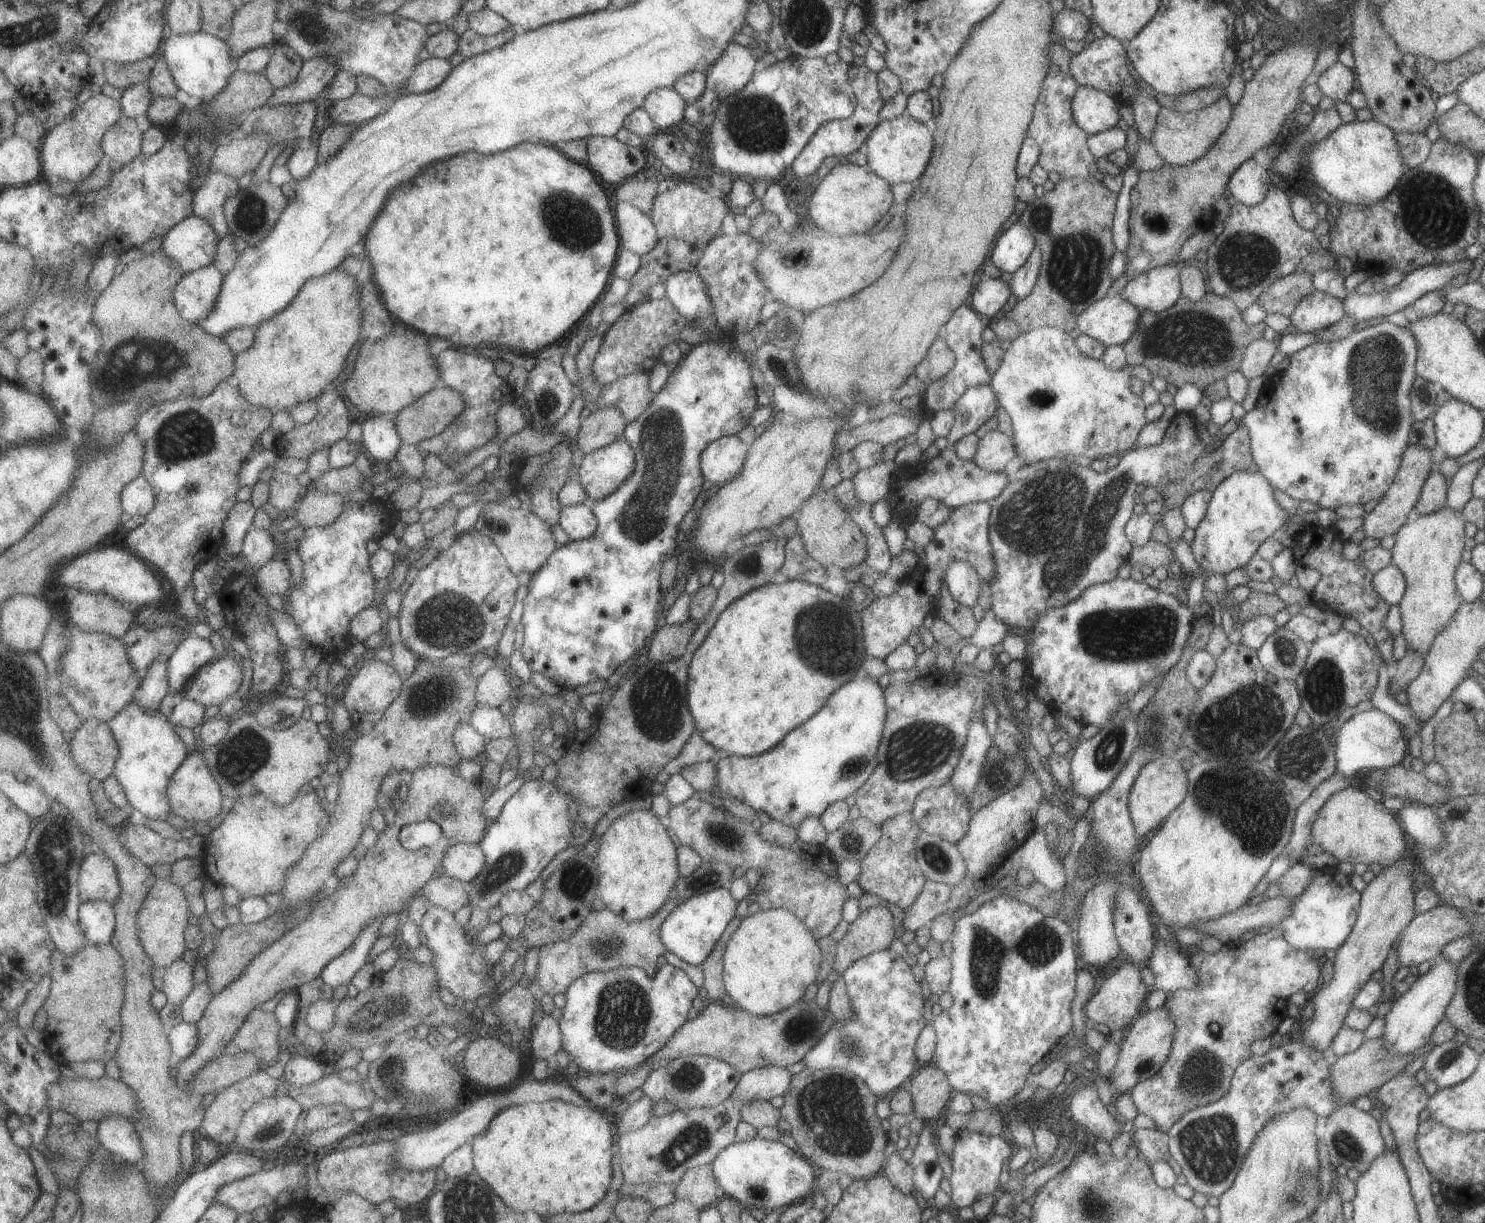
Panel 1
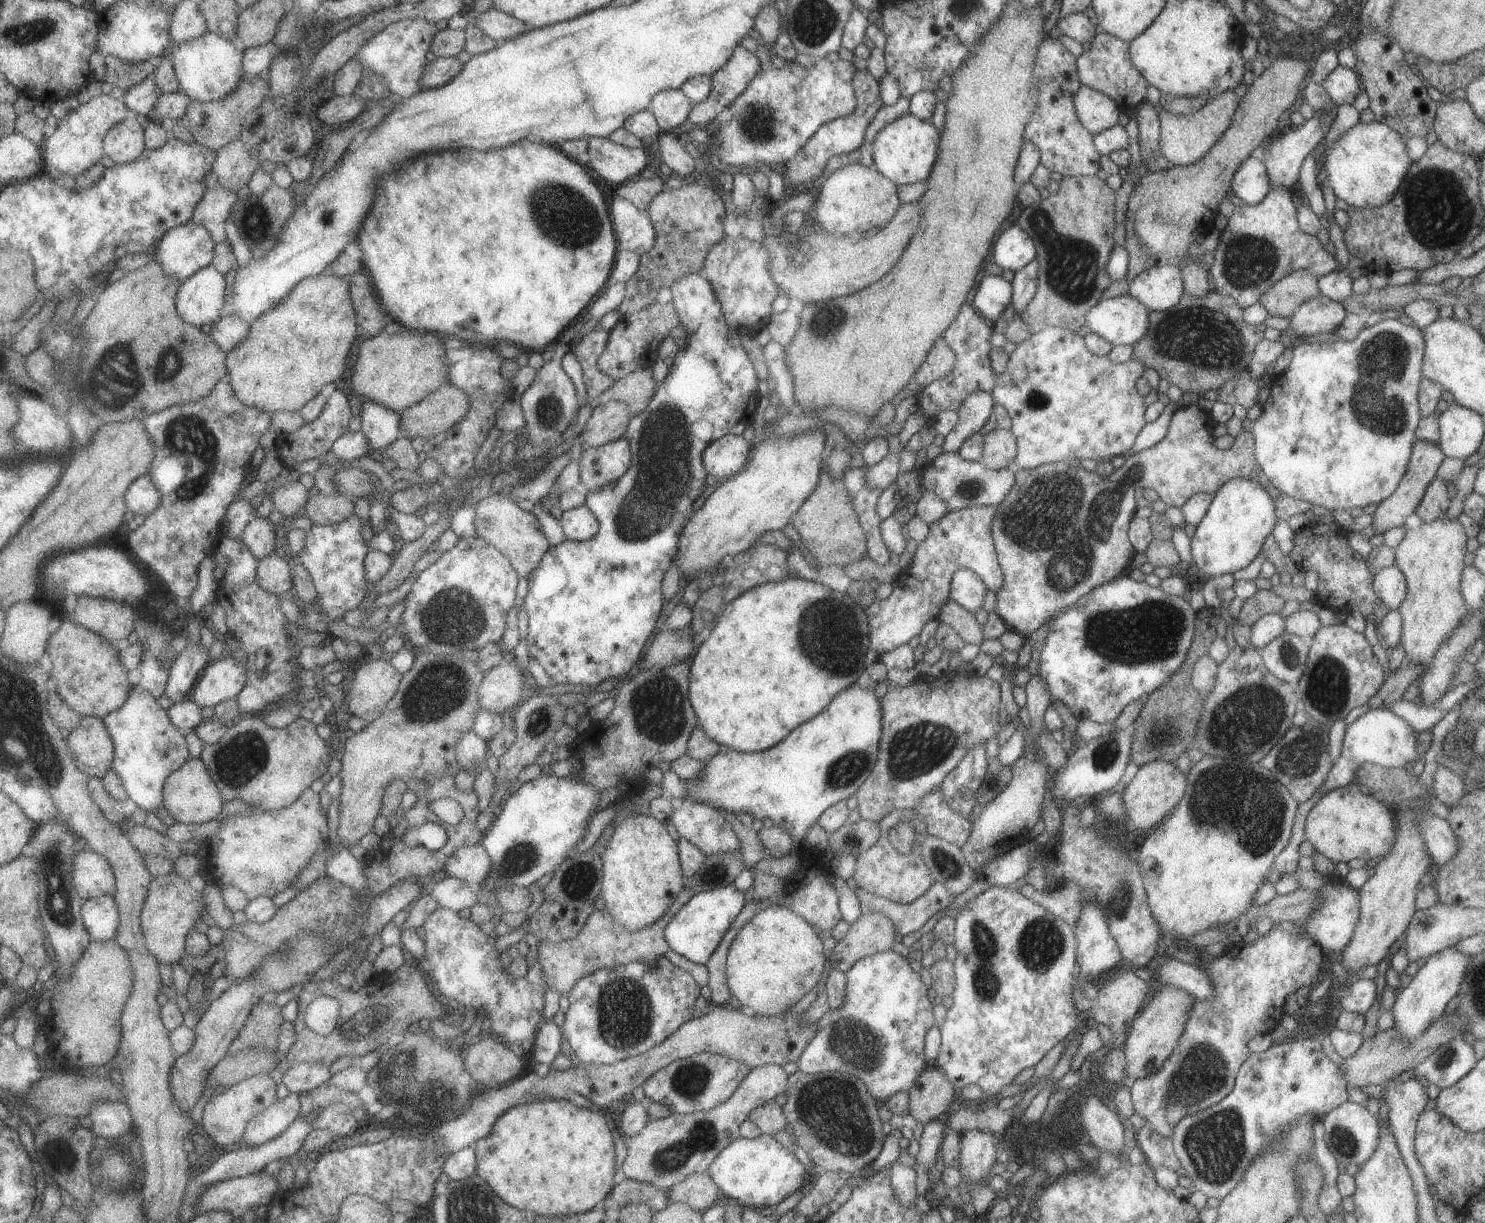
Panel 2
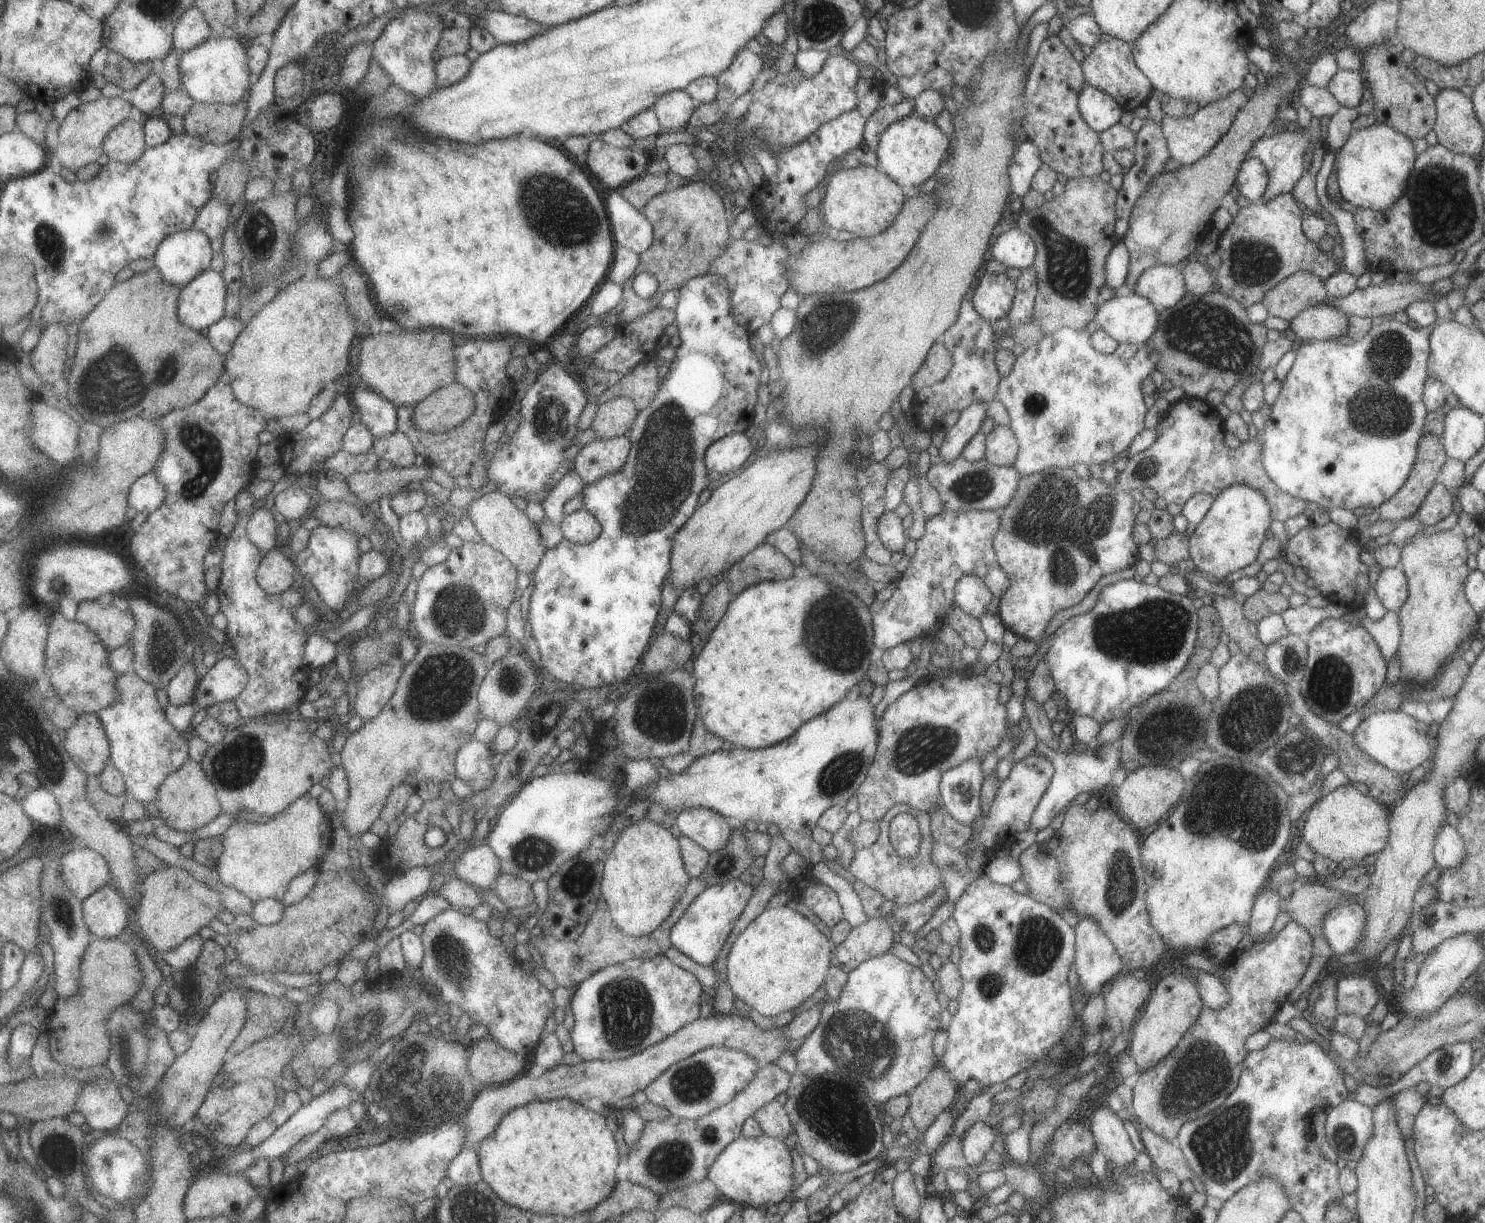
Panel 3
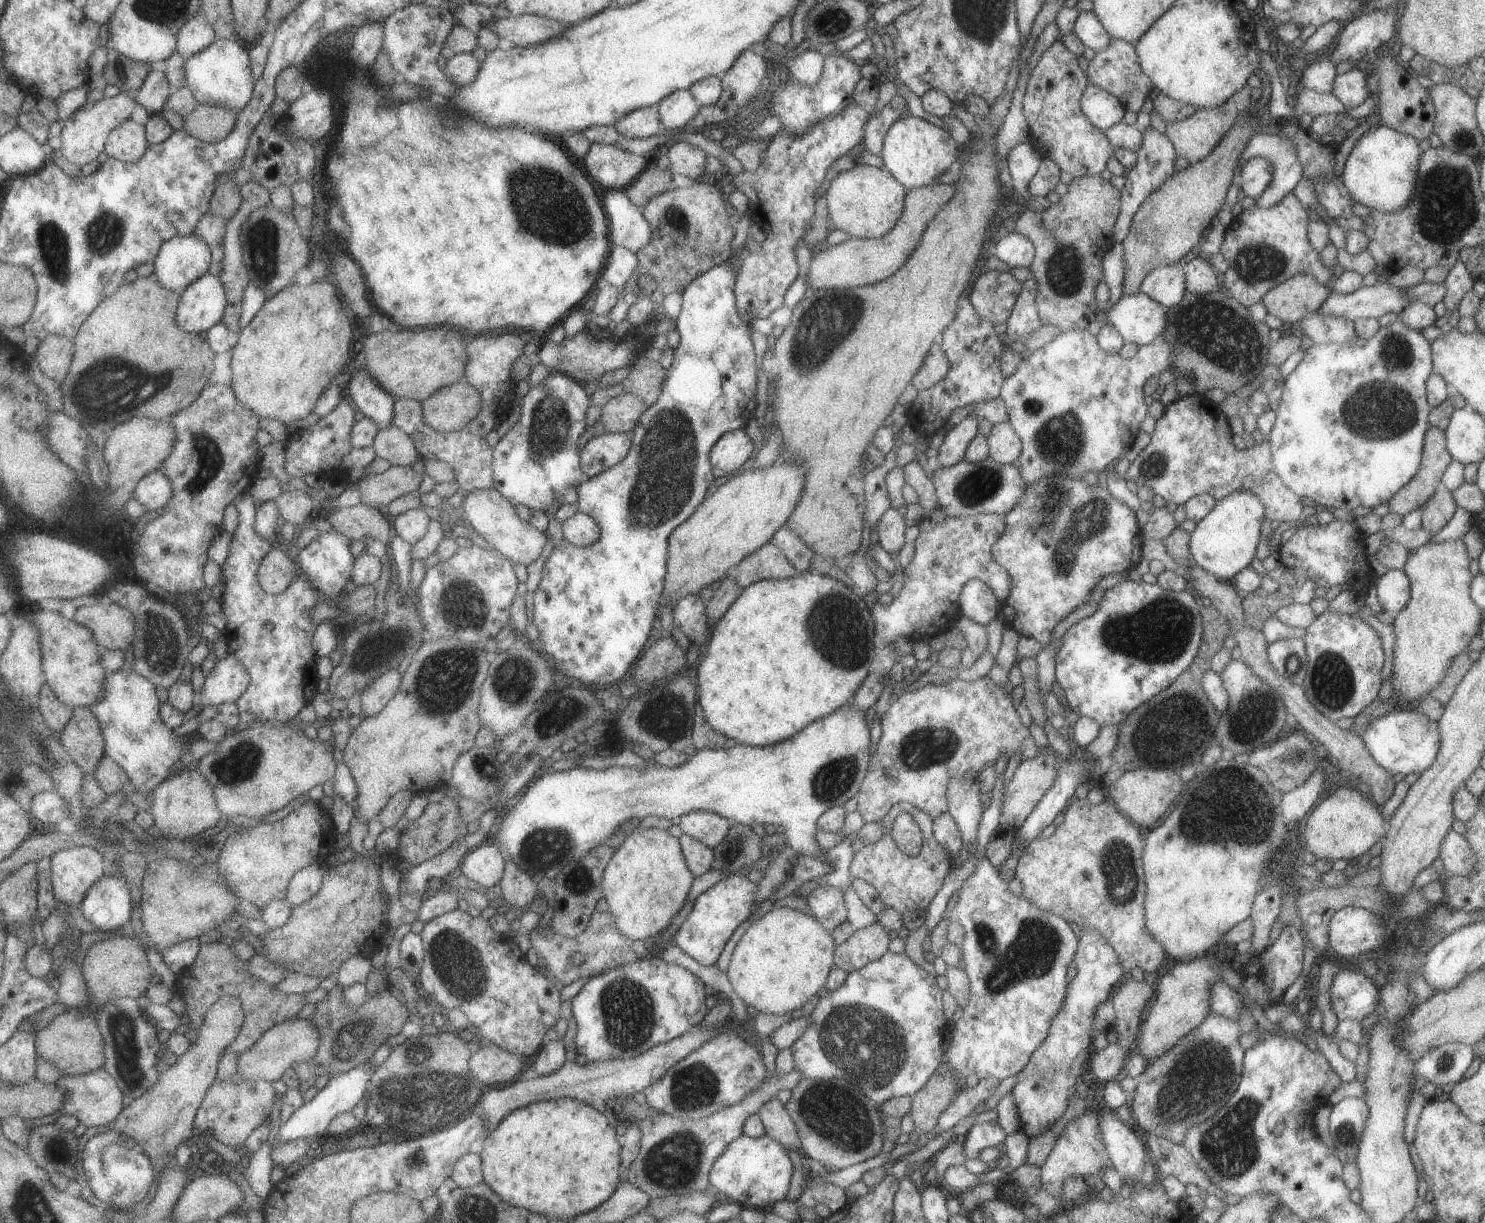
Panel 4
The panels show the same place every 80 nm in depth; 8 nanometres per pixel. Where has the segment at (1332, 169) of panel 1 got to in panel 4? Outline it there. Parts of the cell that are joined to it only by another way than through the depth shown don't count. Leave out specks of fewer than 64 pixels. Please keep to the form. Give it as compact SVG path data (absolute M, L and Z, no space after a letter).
M1380 125L1365 132L1351 148L1342 169L1342 180L1351 200L1379 212L1405 208L1415 190L1417 160L1422 154L1417 140Z

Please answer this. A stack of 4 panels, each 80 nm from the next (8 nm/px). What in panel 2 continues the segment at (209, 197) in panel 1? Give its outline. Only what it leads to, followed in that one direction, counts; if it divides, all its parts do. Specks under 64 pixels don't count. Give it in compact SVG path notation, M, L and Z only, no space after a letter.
M221 184L209 189L205 198L194 212L194 221L210 230L216 244L227 241L225 222L231 216L231 210L238 204L235 191L230 191Z

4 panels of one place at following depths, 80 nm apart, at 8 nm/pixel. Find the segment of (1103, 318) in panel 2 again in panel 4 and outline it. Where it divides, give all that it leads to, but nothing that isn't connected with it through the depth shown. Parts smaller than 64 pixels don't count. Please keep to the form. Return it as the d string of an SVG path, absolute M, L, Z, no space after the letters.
M1138 292L1121 296L1109 310L1101 311L1100 317L1107 320L1106 324L1121 336L1124 343L1141 347L1163 334L1167 324L1165 310L1155 300Z

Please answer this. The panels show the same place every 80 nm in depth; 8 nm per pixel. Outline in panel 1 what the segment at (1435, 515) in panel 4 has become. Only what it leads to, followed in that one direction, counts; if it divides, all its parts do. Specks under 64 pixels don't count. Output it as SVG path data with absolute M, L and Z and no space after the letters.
M1433 468L1423 483L1419 498L1415 503L1415 510L1419 517L1437 512L1446 506L1446 487L1444 476Z

